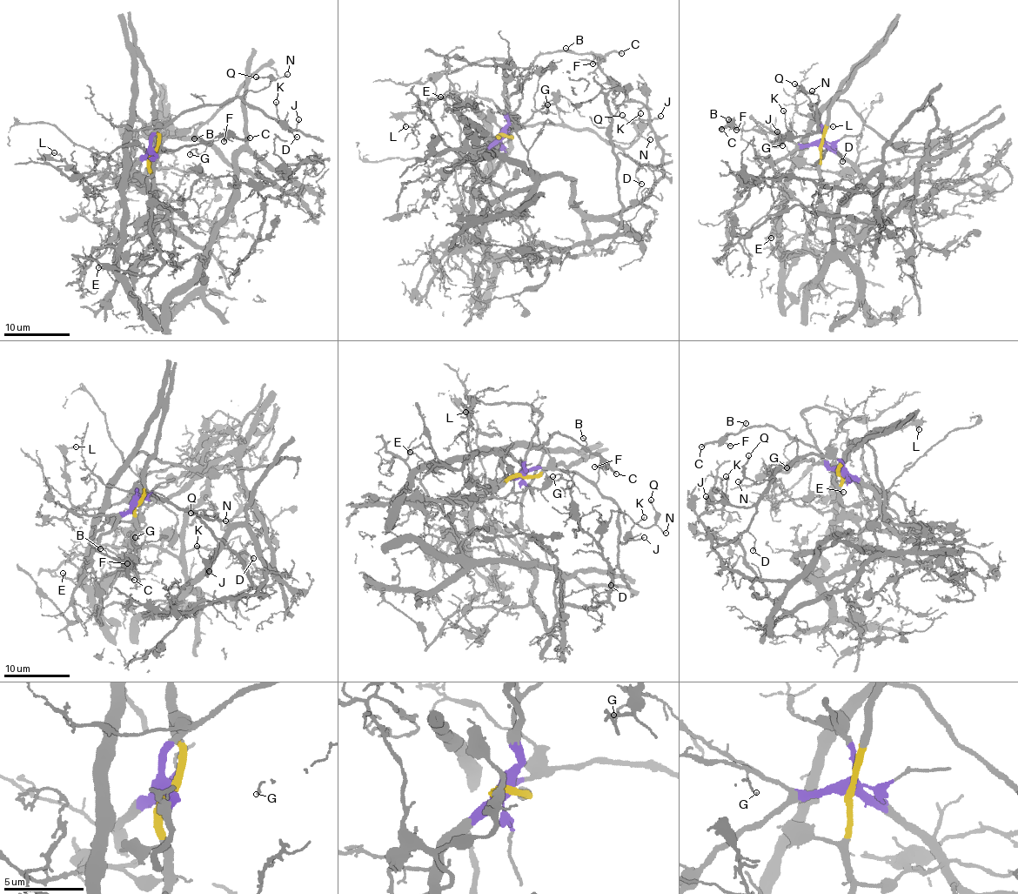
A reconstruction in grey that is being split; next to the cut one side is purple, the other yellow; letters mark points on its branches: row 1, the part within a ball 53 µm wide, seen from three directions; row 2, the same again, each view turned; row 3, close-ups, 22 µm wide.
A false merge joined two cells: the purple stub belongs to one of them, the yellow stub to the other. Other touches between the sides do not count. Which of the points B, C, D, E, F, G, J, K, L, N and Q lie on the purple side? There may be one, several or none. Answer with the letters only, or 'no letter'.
B, C, D, F, J, K, N, Q

